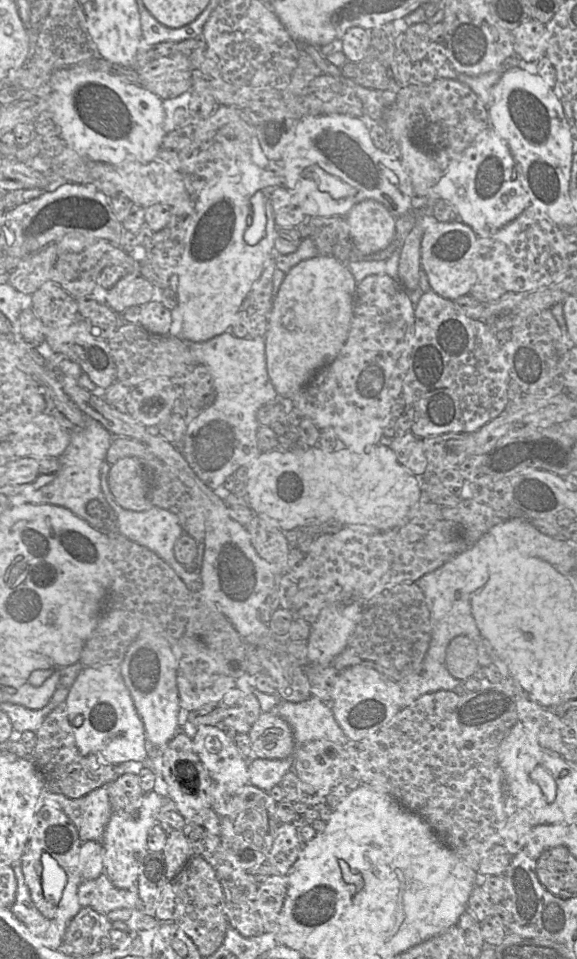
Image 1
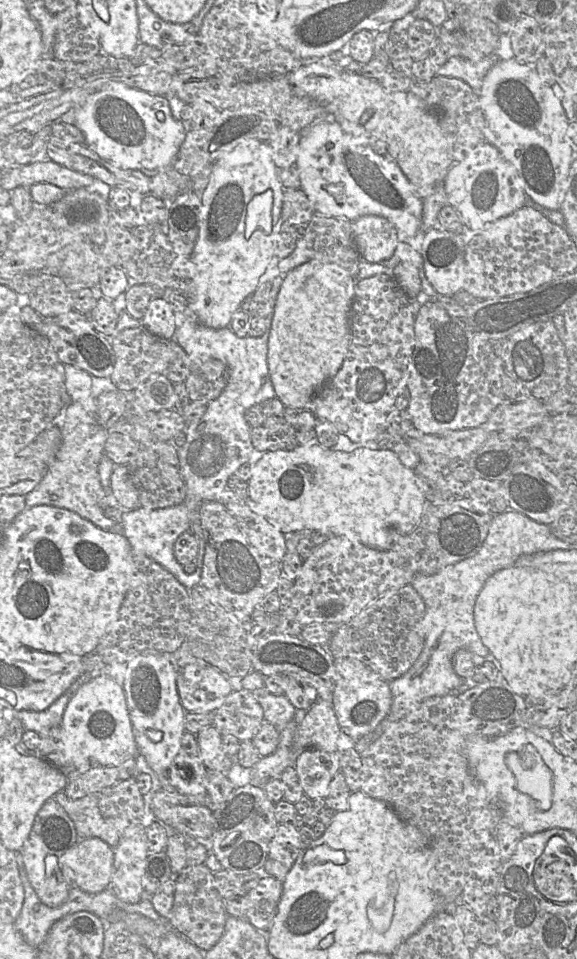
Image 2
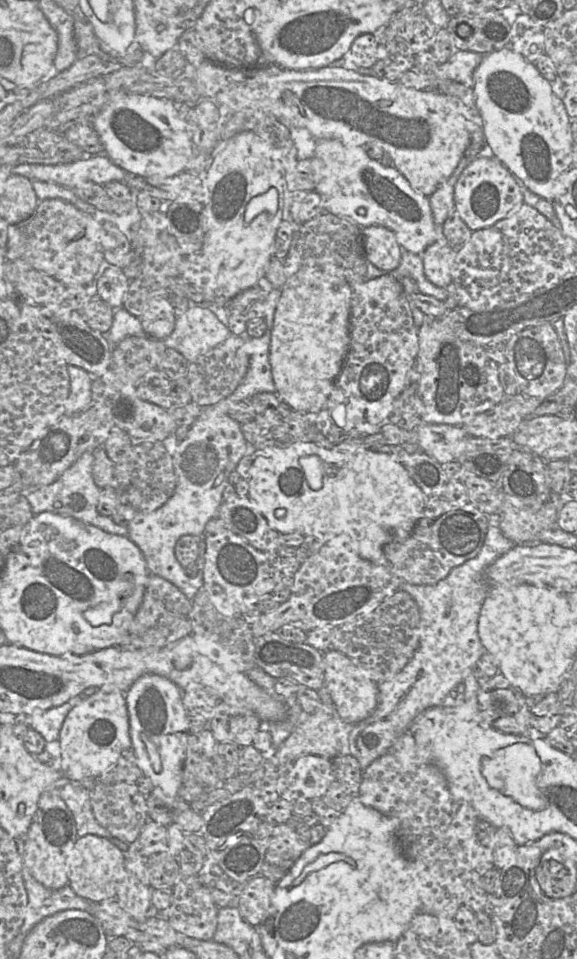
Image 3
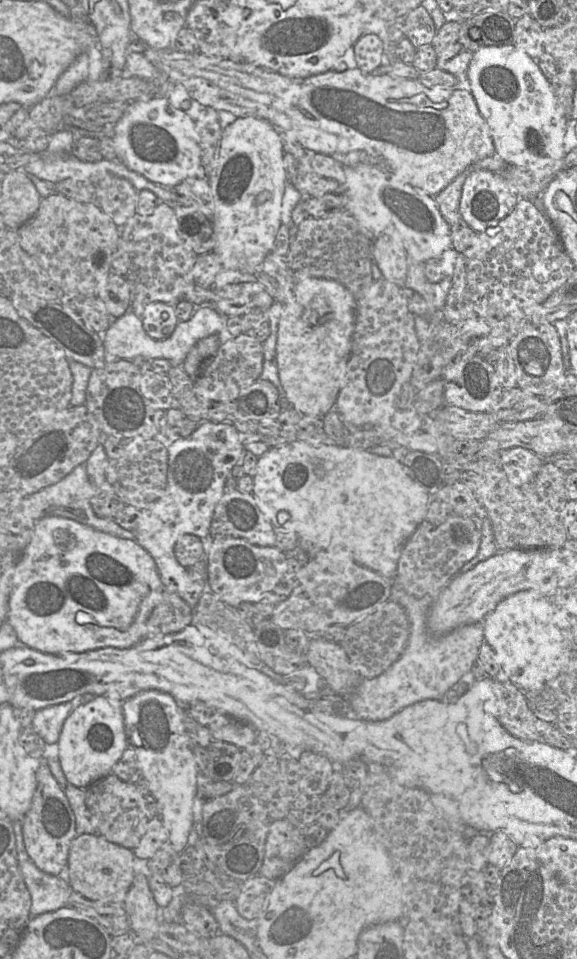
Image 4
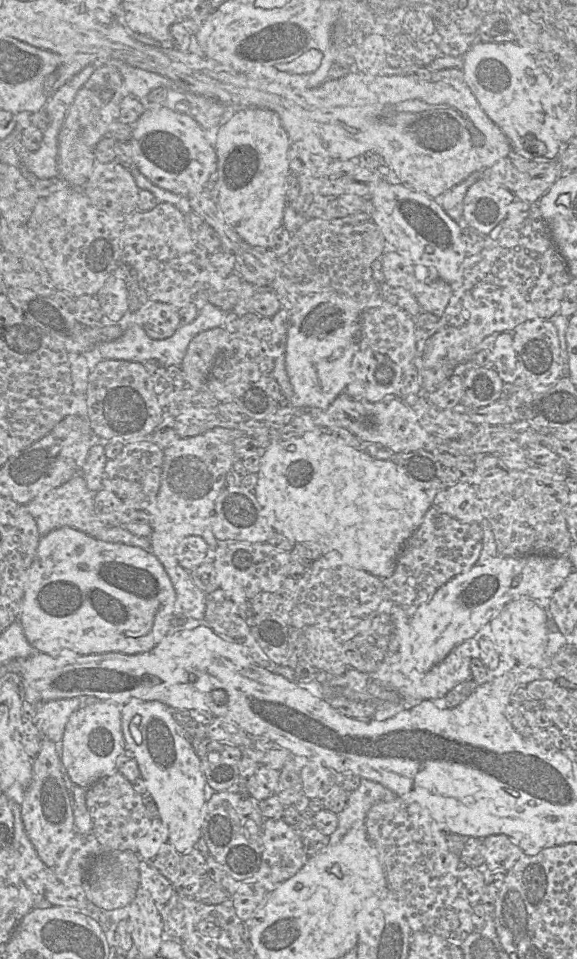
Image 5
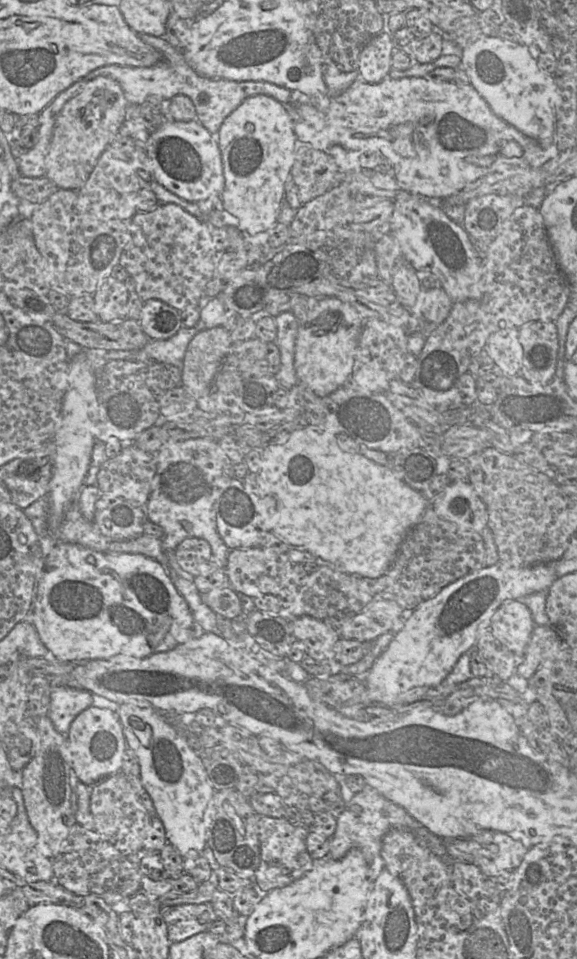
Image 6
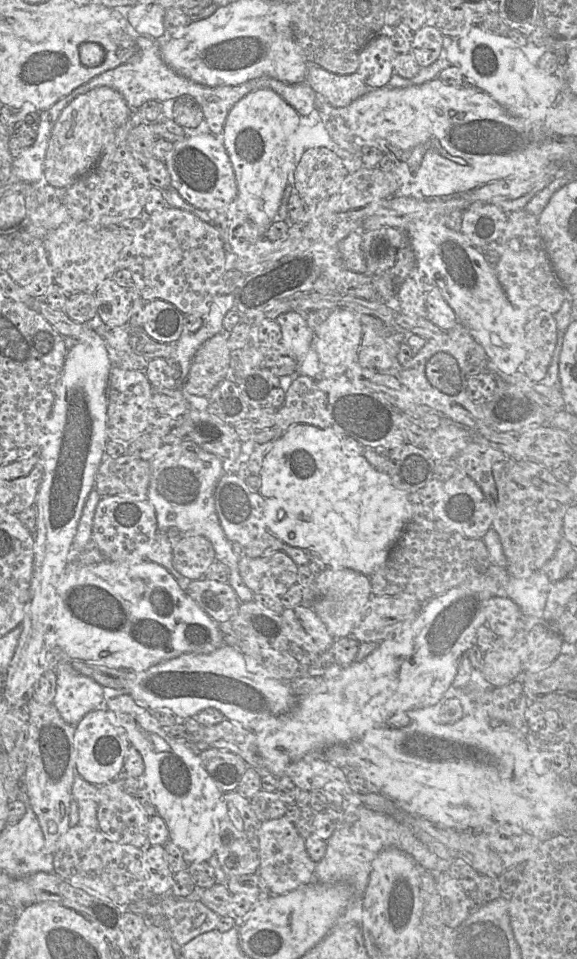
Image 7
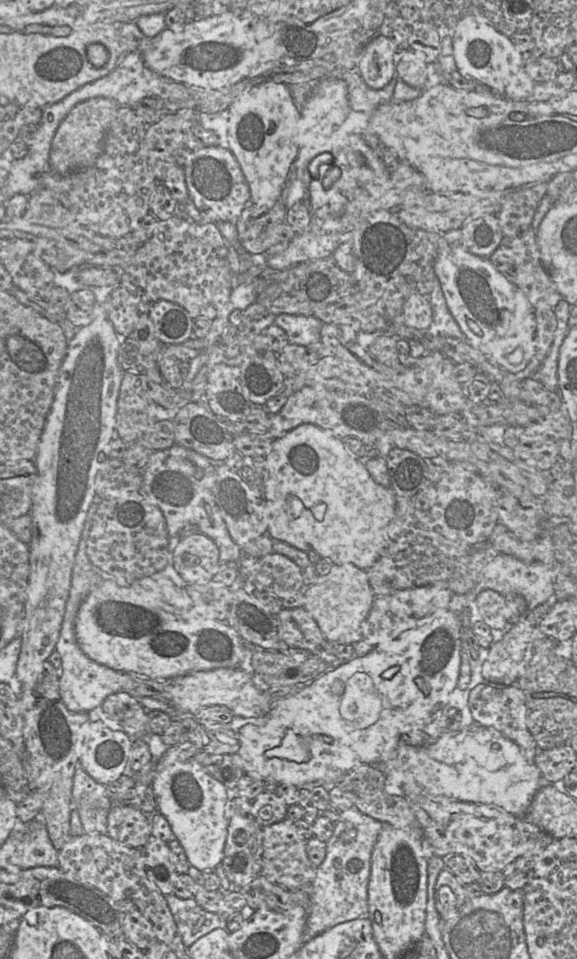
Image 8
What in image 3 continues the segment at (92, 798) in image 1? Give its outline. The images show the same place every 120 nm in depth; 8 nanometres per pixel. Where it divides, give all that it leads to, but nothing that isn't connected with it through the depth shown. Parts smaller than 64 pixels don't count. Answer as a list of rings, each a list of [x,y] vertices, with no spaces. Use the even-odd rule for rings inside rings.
[[[63,780],[60,786],[60,797],[73,814],[76,823],[77,836],[96,835],[111,841],[124,853],[128,849],[126,844],[113,837],[95,819],[90,799],[90,790],[94,783],[75,784]]]

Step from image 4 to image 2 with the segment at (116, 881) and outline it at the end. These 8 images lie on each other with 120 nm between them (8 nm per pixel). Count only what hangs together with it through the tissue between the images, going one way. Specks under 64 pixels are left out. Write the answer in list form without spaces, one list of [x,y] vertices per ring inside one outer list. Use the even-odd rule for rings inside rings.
[[[99,838],[80,839],[77,842],[77,863],[72,864],[74,870],[74,886],[91,894],[110,888],[113,871],[114,849]]]

